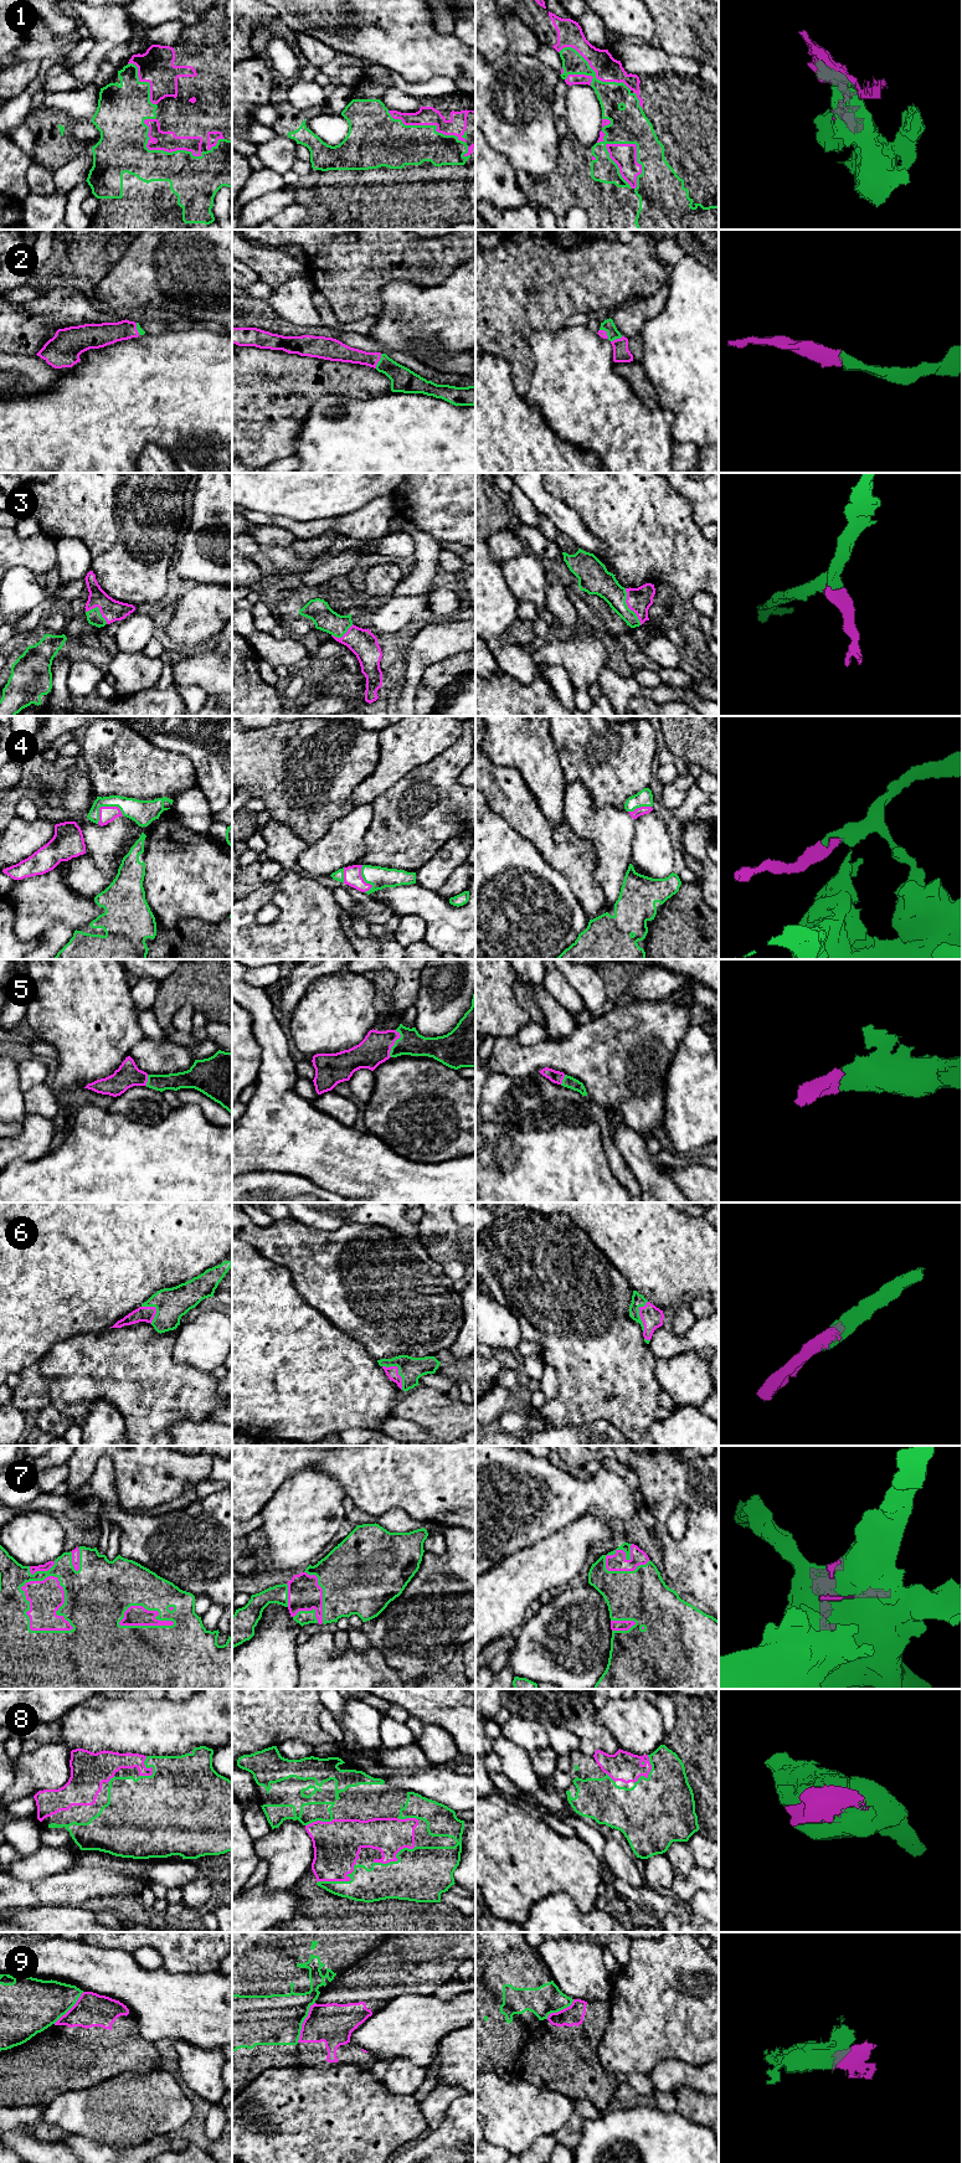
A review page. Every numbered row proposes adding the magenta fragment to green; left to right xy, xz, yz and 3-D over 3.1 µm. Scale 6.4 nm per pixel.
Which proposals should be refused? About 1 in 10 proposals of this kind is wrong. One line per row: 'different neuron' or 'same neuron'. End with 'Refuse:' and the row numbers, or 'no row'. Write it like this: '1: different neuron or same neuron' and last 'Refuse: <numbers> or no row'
1: same neuron
2: same neuron
3: same neuron
4: same neuron
5: same neuron
6: same neuron
7: same neuron
8: same neuron
9: different neuron
Refuse: 9

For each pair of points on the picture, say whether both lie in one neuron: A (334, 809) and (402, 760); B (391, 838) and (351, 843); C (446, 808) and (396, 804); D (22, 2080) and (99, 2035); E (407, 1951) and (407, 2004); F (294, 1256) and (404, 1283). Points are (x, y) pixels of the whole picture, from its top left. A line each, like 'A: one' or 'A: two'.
A: two
B: two
C: one
D: one
E: two
F: one

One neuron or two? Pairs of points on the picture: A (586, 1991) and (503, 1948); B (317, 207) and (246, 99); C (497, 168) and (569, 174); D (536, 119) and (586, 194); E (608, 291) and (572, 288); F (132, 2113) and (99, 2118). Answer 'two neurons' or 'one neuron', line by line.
A: two neurons
B: two neurons
C: two neurons
D: two neurons
E: one neuron
F: one neuron

